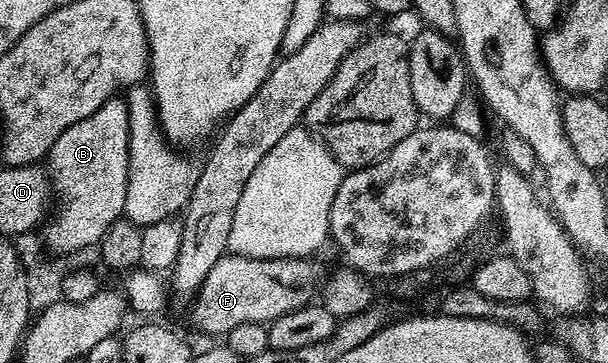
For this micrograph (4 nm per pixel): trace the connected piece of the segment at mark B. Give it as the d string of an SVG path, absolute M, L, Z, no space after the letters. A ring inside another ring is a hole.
M113 98L105 102L90 118L74 122L54 142L46 157L46 171L54 185L55 195L60 196L61 208L56 217L43 225L44 244L52 252L80 252L83 248L99 245L106 230L114 221L124 216L126 190L128 189L128 163L130 162L130 118L123 99Z

